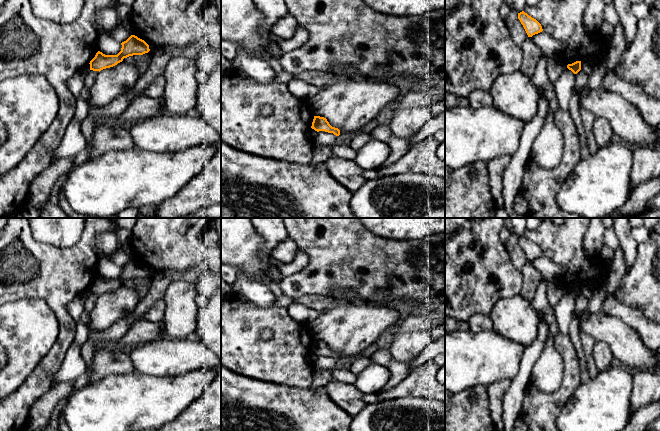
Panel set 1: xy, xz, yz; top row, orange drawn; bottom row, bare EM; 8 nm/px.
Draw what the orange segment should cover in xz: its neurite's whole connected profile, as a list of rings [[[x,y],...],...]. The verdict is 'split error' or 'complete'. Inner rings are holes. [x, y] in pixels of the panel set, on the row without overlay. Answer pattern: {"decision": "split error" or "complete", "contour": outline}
{"decision": "complete", "contour": [[[314,340],[311,352],[317,356],[325,355],[333,357],[336,360],[340,359],[340,354],[338,352],[332,351],[326,342],[320,340]]]}

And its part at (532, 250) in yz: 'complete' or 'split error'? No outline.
complete

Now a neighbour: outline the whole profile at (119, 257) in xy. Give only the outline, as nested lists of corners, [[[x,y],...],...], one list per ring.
[[[117,248],[110,257],[112,261],[118,264],[120,267],[126,265],[132,259],[126,252],[119,248]]]

